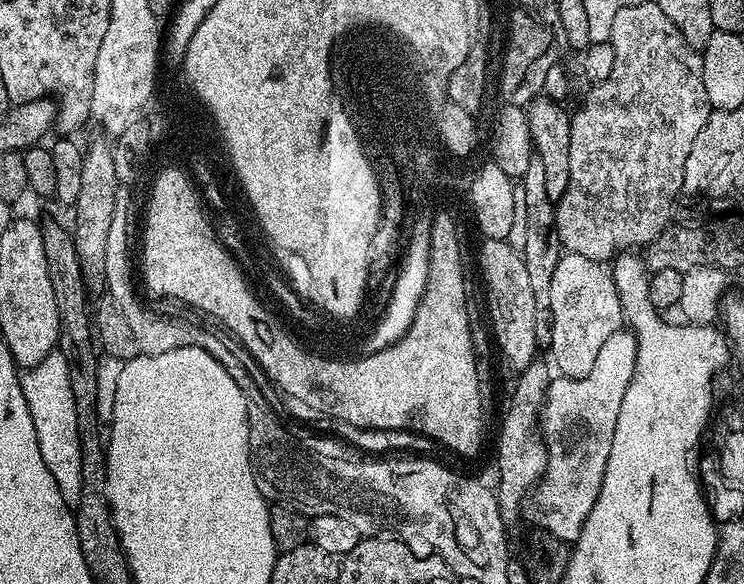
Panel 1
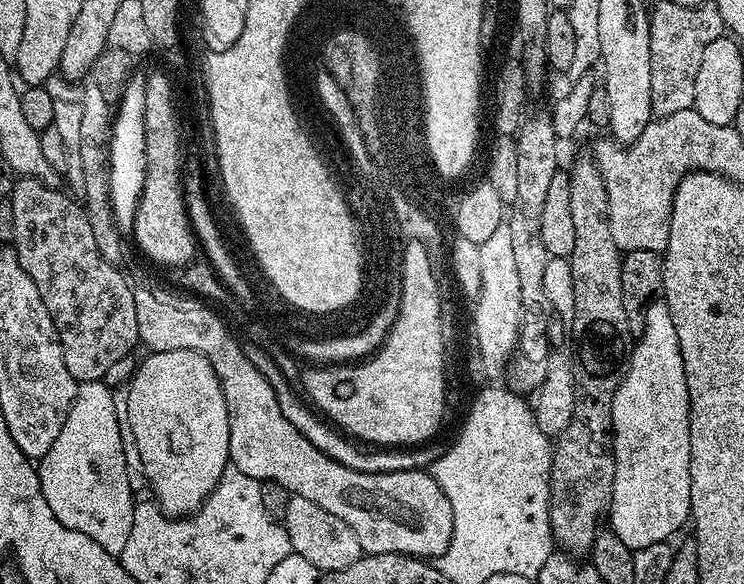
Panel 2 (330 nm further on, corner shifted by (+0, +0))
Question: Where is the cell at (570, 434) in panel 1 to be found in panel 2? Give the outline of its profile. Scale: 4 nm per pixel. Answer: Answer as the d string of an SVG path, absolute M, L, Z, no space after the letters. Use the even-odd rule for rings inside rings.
M663 298L656 300L650 306L650 310L646 310L646 326L642 330L642 334L635 341L634 347L630 352L628 367L624 370L624 381L618 386L618 390L614 394L614 406L612 407L612 453L614 454L614 466L616 473L614 474L614 494L612 495L612 507L610 509L610 517L612 516L612 524L610 531L618 534L618 538L622 538L622 542L626 542L626 546L630 549L645 548L646 546L654 546L671 541L672 535L679 530L680 527L689 523L692 515L692 507L690 506L690 406L688 405L688 387L686 386L686 374L682 366L682 350L678 346L678 334L674 330L674 318L670 318L670 310L666 306Z

